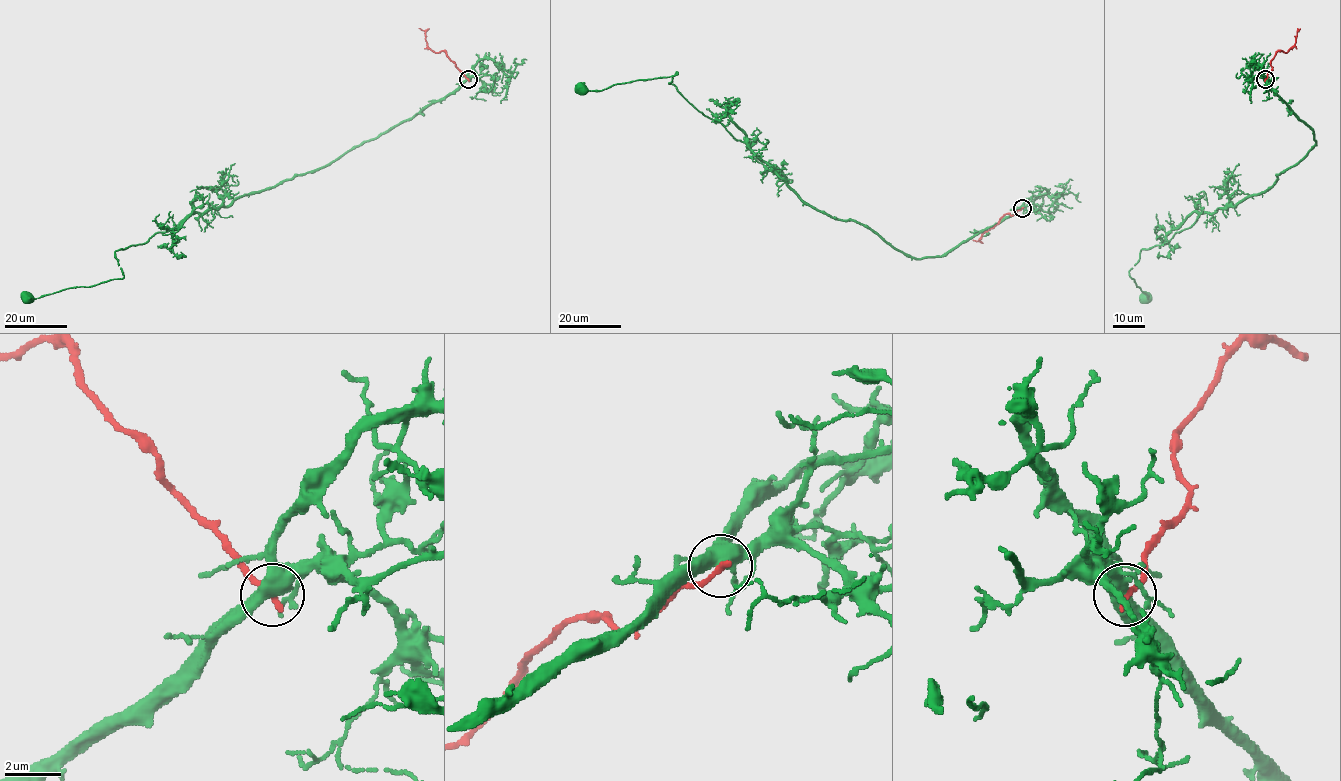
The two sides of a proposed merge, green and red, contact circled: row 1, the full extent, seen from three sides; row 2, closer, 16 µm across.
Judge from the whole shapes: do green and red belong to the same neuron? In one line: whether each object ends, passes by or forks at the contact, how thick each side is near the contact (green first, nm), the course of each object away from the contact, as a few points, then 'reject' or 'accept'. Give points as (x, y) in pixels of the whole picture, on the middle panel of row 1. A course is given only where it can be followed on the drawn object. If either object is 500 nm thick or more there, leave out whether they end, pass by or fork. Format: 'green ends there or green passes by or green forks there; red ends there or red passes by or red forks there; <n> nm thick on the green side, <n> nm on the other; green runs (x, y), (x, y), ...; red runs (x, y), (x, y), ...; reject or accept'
green forks there; red ends there; 440 nm thick on the green side, 280 nm on the other; green runs (1022, 208), (940, 256), (913, 258), (852, 220), (809, 206), (669, 83), (677, 72), (579, 90); red runs (1022, 208), (1012, 215), (1005, 214), (979, 240), (973, 240); reject

